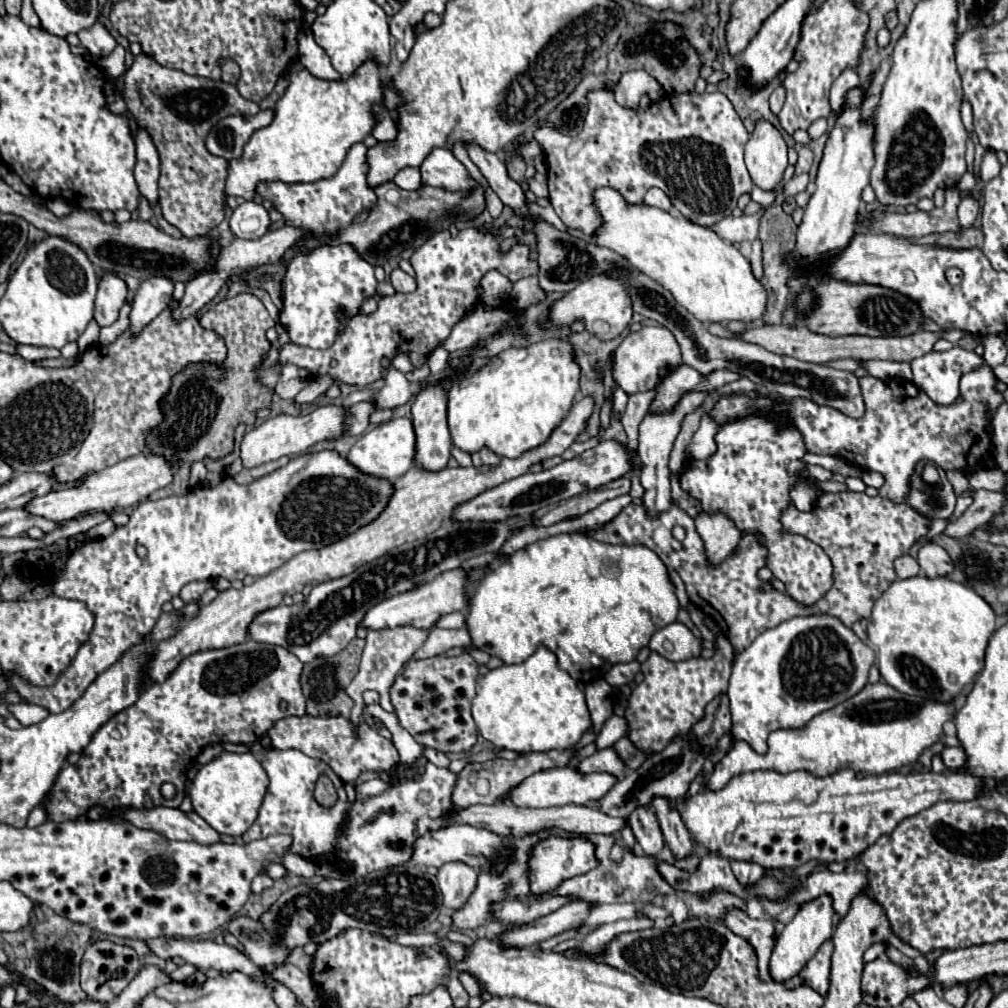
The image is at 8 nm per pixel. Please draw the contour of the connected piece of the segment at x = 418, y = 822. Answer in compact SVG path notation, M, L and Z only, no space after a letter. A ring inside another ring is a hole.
M265 749L265 753L259 753L259 761L269 775L269 787L257 821L241 839L249 843L275 833L285 833L293 839L289 853L301 855L313 863L319 863L319 857L325 857L329 863L353 867L357 875L407 865L409 853L413 853L413 841L417 841L421 833L449 825L449 815L455 809L451 795L457 783L457 773L433 763L425 765L419 781L409 777L391 783L389 789L379 795L349 801L343 781L321 759L307 757L297 749ZM319 773L325 773L337 789L339 799L333 807L321 807L313 797ZM389 809L395 813L385 813Z

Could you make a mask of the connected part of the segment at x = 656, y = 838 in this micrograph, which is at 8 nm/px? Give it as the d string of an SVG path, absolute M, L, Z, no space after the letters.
M651 807L635 809L629 815L629 825L631 825L633 835L639 843L639 847L643 849L643 853L647 857L659 857L659 853L665 847L665 841L663 841L663 833L659 829L659 821L657 821L655 813L651 811Z

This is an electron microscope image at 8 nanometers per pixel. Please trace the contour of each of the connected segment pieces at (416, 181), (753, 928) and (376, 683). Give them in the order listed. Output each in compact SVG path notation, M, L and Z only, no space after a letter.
M405 167L401 169L397 175L395 175L395 181L393 181L397 187L401 189L407 189L407 191L417 191L423 187L423 181L421 181L421 171L417 167Z
M733 909L725 915L723 923L733 933L737 933L739 937L747 939L753 945L753 949L757 953L759 978L761 981L772 982L769 975L769 960L771 951L775 947L775 939L777 939L777 931L775 931L773 921L751 919L751 917L747 917L747 913Z
M395 627L395 629L379 629L379 631L369 631L365 637L365 647L361 656L359 671L350 685L345 689L347 695L354 701L350 720L355 726L360 721L362 714L362 695L367 689L373 689L379 693L379 704L384 710L394 713L394 708L390 701L389 689L393 685L393 679L401 665L423 645L427 639L429 631L425 629L415 629L415 627Z

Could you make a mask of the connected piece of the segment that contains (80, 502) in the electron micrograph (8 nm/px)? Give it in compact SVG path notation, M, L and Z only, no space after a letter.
M141 453L125 461L119 461L117 465L111 465L103 471L85 475L79 481L79 485L69 485L65 489L51 489L47 495L31 499L25 505L25 511L37 517L51 519L55 523L69 521L79 515L93 515L99 511L119 511L147 499L153 491L169 485L171 479L173 479L173 467L163 457Z

